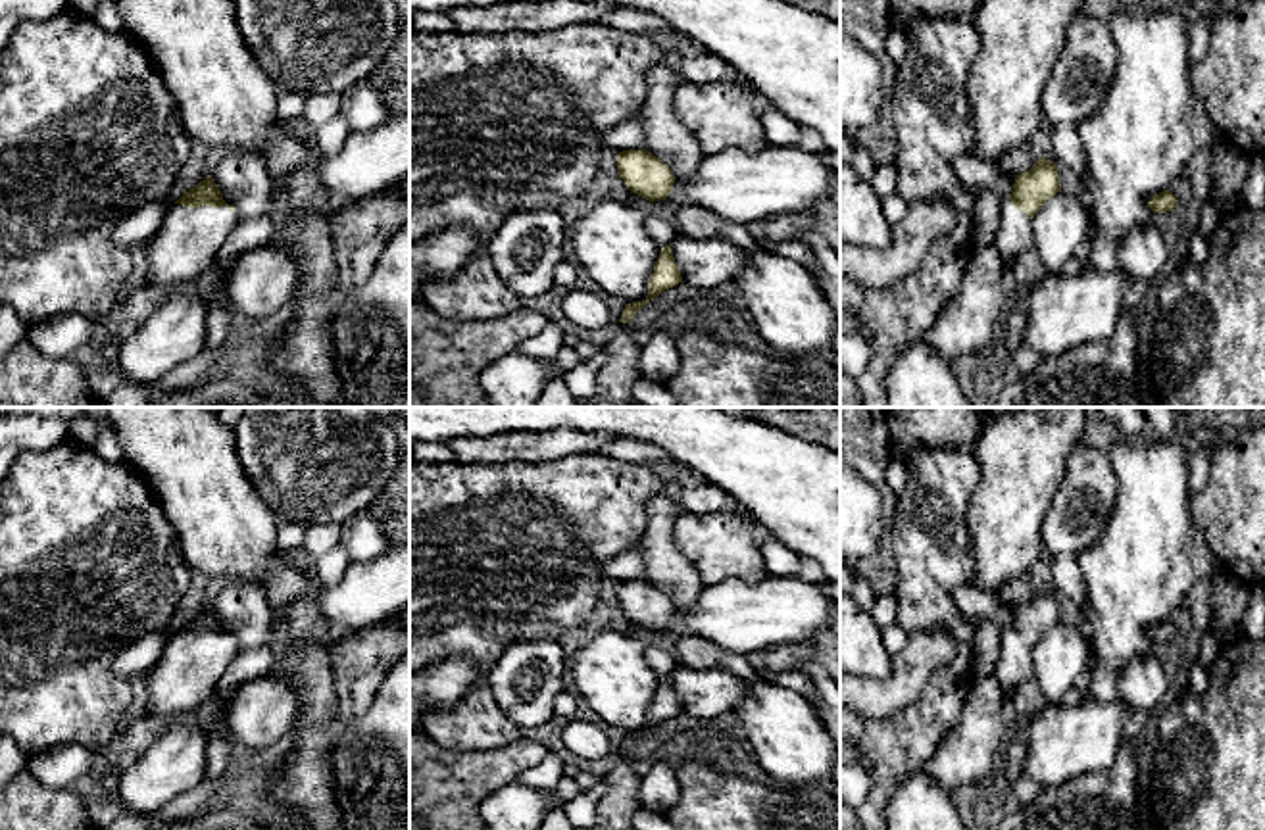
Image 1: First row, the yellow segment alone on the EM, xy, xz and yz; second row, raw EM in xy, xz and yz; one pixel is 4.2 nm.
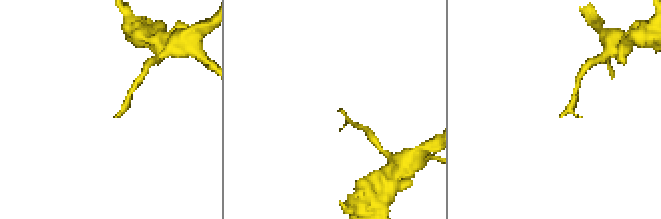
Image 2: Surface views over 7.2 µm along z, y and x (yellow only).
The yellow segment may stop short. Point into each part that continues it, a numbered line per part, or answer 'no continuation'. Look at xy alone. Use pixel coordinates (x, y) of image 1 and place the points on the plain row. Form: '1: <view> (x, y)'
1: xy (187, 673)

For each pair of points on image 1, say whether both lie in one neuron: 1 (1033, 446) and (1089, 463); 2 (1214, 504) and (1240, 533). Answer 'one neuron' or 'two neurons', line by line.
1: two neurons
2: one neuron

